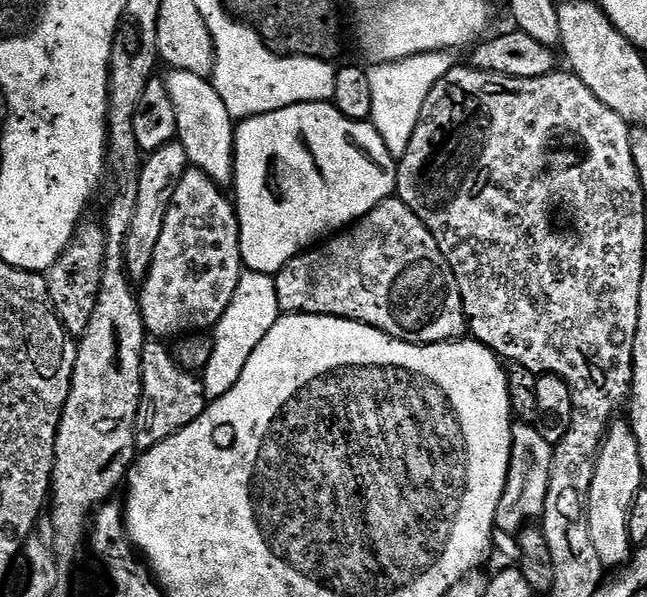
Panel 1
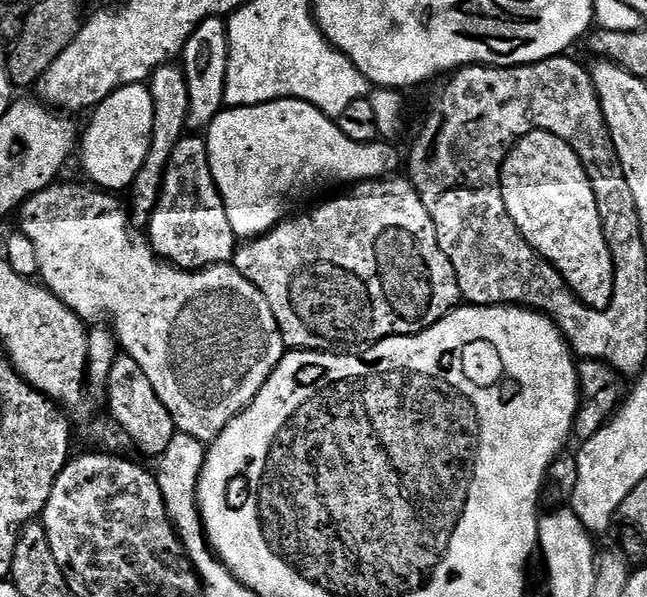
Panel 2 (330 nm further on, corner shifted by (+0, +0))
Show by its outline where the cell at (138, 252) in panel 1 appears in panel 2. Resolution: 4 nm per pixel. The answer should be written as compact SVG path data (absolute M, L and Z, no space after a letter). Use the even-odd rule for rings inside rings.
M207 16L190 34L182 53L182 67L186 74L186 86L190 90L190 114L188 127L192 130L204 130L214 122L214 118L223 112L226 105L226 74L230 62L230 38L228 21L218 16Z

